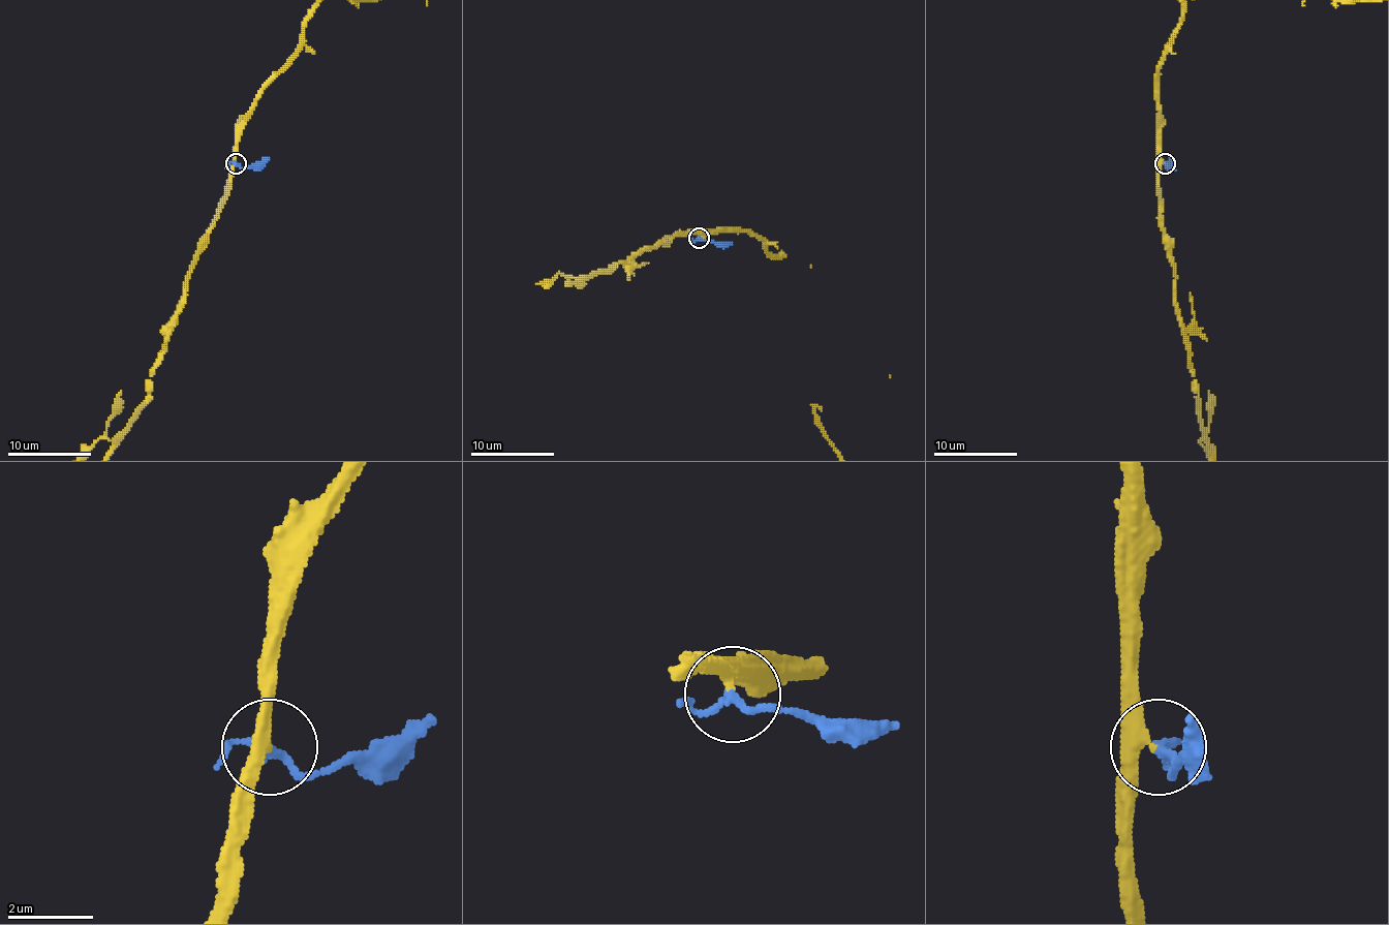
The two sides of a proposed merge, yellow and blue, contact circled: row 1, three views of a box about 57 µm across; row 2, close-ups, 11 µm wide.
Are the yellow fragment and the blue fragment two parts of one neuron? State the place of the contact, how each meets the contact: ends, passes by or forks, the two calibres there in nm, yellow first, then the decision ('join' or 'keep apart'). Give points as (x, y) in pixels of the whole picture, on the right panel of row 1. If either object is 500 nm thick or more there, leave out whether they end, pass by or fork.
at (1165, 163); yellow passes by; blue passes by; 280 nm thick on the yellow side, 160 nm on the other; join

